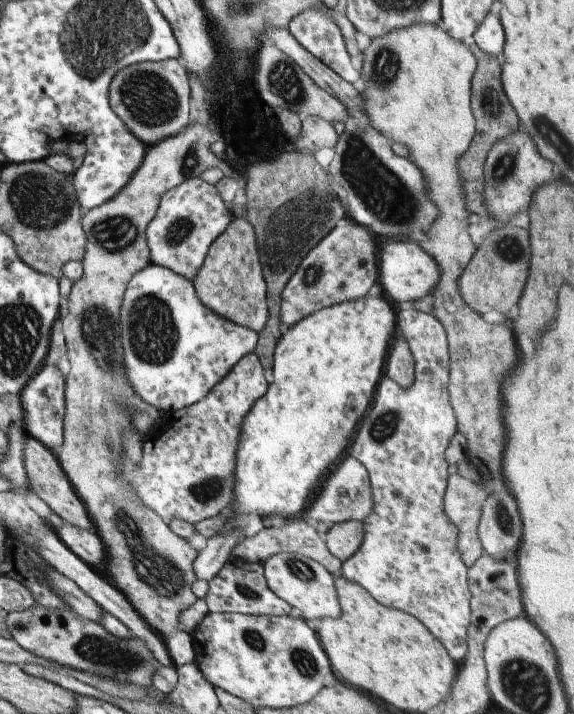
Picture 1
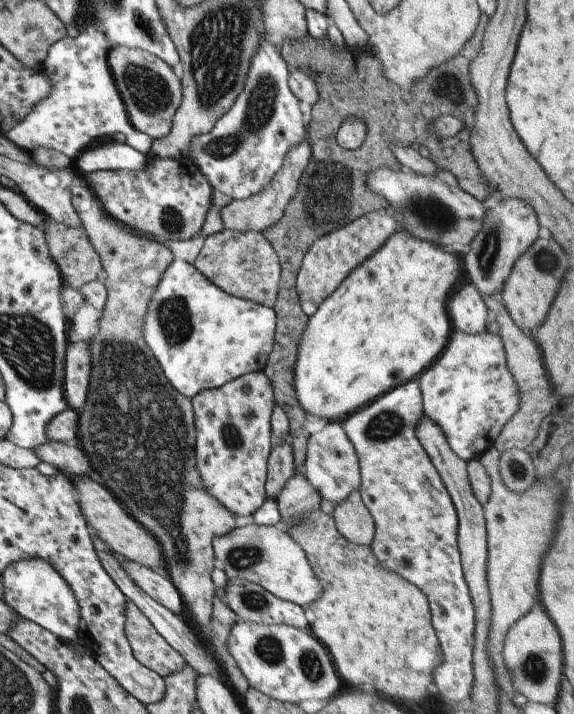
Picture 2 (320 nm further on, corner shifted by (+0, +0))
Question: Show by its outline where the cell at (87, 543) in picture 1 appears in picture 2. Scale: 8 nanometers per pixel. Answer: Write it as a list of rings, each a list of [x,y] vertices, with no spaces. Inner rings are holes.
[[[127,562],[120,563],[123,571],[135,582],[152,600],[169,610],[172,614],[184,616],[185,610],[179,592],[168,577],[152,572],[142,565]]]

